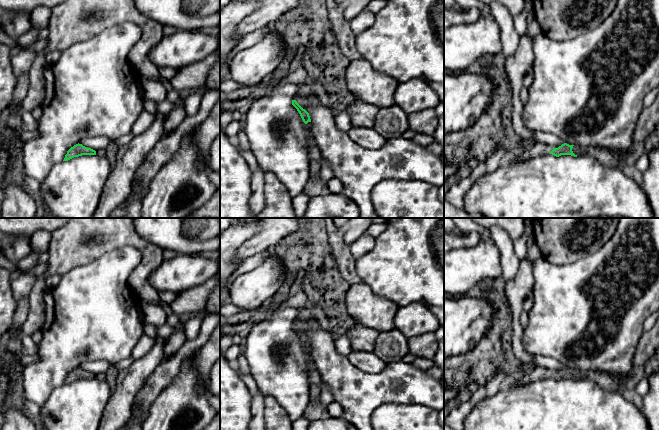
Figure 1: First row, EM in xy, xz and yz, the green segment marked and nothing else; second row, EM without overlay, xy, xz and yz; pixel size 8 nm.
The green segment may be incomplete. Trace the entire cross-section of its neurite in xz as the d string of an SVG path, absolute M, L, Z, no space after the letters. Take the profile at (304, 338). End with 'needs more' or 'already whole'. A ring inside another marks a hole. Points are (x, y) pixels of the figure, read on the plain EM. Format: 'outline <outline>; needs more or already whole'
outline M292 324L292 329L299 336L309 356L308 373L310 378L310 400L306 409L304 410L303 417L309 420L310 422L315 420L326 419L329 417L327 408L326 406L323 406L320 402L322 379L320 373L316 369L314 361L311 358L312 350L309 337L305 333L303 333L297 327L296 324Z; needs more

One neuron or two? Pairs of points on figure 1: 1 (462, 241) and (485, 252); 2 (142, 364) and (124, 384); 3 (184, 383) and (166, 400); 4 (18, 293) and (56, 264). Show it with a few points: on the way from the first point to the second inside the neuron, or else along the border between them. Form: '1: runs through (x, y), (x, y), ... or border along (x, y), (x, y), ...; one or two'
1: border along (481, 239), (472, 246), (459, 247), (454, 250); two
2: runs through (139, 369), (129, 379); one
3: runs through (180, 387), (170, 397); one
4: border along (38, 276), (27, 296); two

